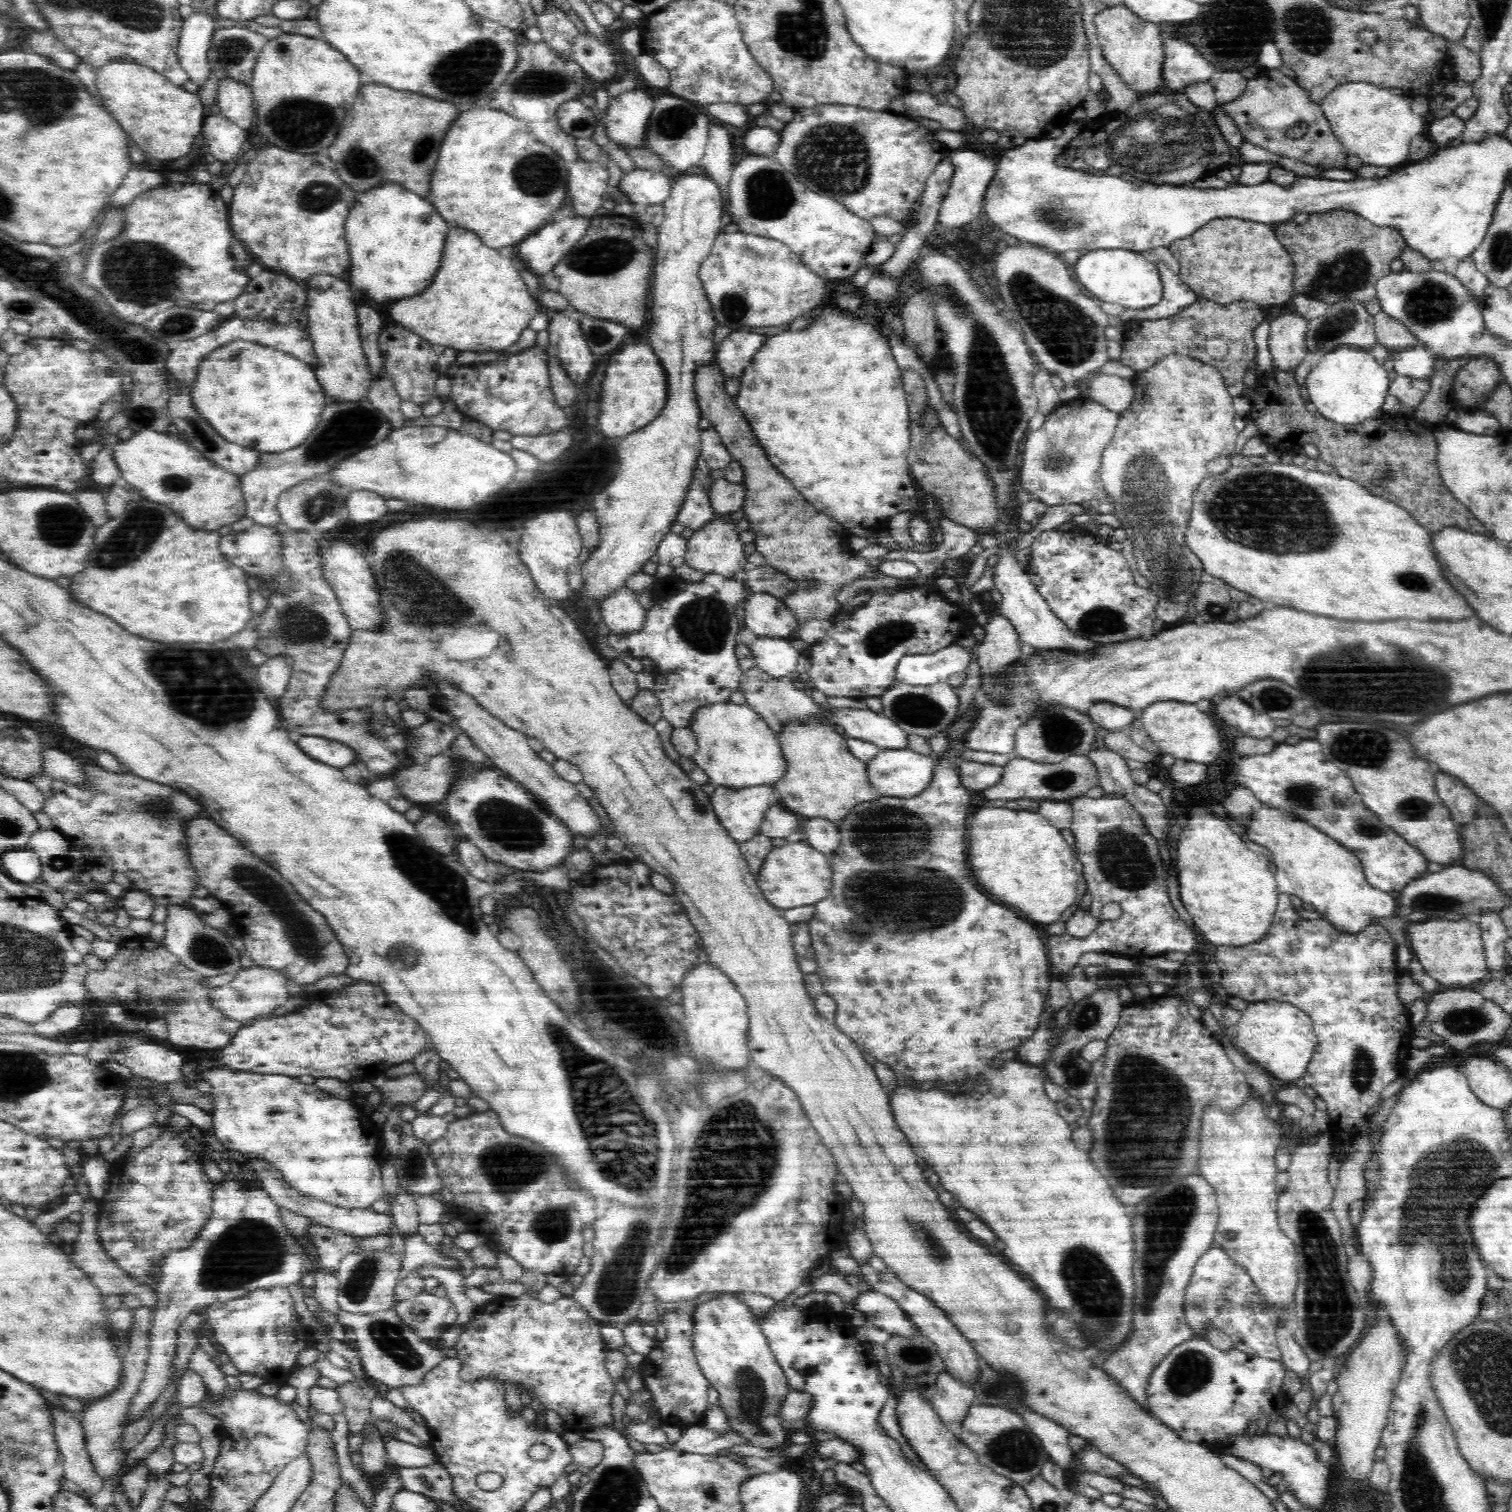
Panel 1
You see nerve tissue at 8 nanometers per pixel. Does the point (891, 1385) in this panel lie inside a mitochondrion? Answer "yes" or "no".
no

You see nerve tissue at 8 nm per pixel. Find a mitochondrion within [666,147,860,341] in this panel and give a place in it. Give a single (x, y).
(769, 195)

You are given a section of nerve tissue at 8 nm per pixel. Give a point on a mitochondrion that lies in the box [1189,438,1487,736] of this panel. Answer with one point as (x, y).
(1236, 507)

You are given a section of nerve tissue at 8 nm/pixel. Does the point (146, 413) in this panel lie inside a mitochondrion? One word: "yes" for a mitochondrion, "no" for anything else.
yes

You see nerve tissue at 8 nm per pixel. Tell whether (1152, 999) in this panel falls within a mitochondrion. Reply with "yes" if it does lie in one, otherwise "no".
no

